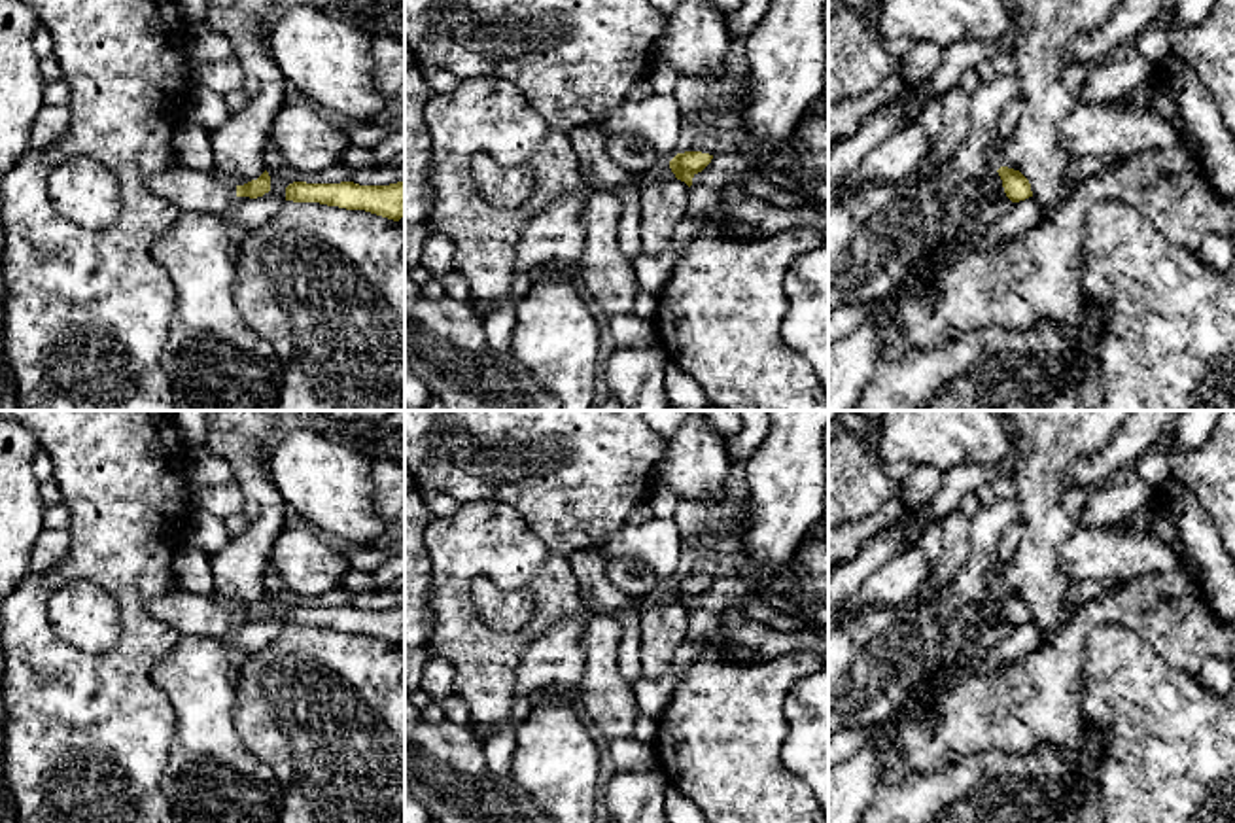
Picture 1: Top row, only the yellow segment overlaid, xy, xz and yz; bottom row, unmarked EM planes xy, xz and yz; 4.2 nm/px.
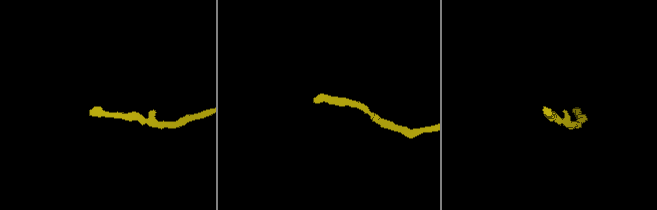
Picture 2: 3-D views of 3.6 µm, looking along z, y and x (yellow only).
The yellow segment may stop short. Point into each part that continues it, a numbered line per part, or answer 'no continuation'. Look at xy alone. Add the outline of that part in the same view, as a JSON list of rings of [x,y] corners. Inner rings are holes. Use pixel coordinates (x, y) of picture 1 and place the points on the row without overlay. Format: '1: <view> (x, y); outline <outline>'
1: xy (190, 613); outline [[[185,588],[149,598],[146,609],[180,636],[223,639],[236,622],[236,609],[217,596],[200,596]]]

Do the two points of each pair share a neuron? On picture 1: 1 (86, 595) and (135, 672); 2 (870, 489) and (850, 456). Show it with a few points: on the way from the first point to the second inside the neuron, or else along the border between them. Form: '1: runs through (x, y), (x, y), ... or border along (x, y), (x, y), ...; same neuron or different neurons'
1: border along (114, 598), (120, 642), (99, 653), (76, 649); different neurons
2: runs through (863, 481), (850, 464); same neuron

